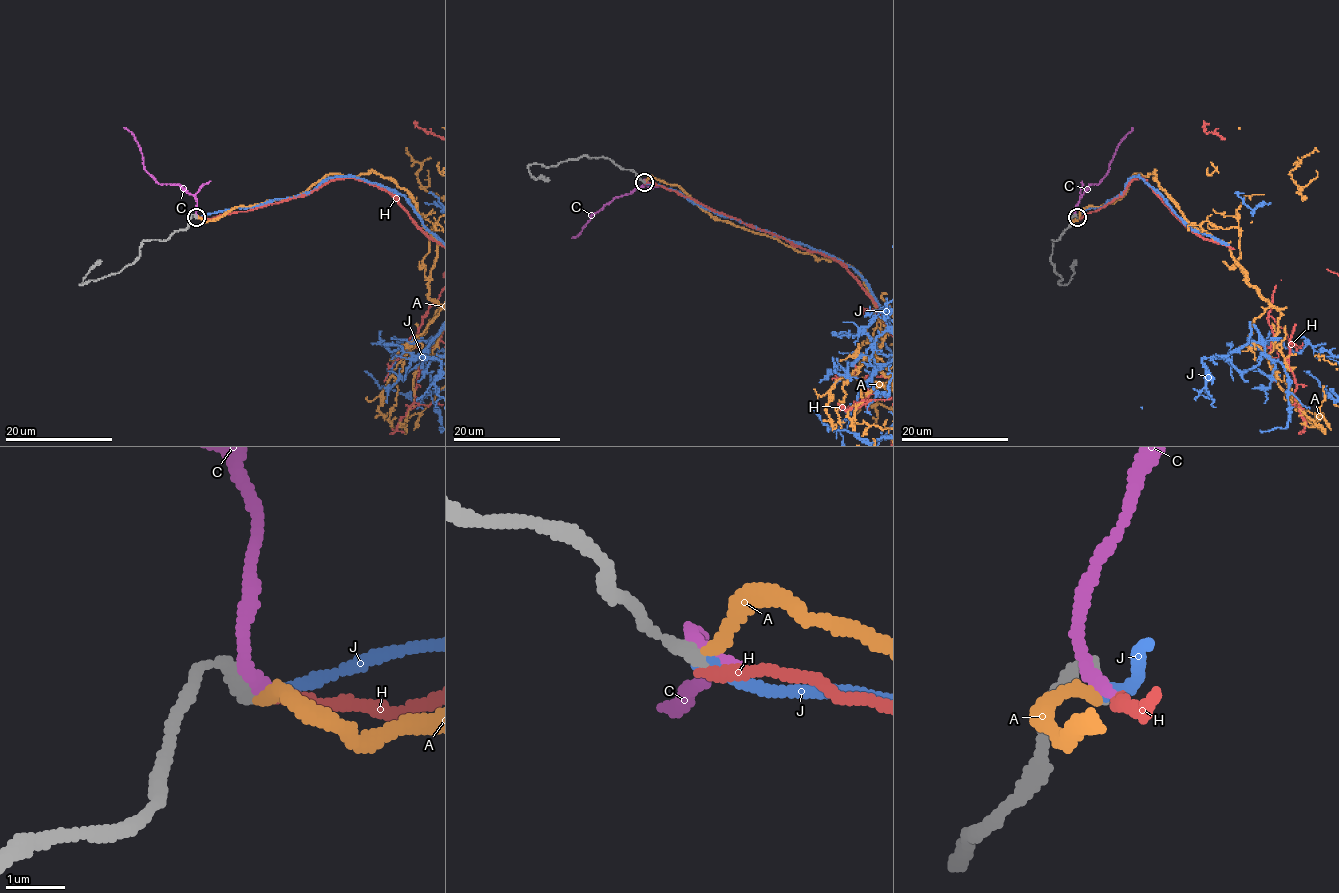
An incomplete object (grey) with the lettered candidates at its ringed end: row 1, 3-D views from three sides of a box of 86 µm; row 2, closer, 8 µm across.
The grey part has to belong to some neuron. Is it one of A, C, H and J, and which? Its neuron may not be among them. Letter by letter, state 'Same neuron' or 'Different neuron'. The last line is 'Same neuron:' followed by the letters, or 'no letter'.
A: Different neuron
C: Different neuron
H: Different neuron
J: Same neuron
Same neuron: J

